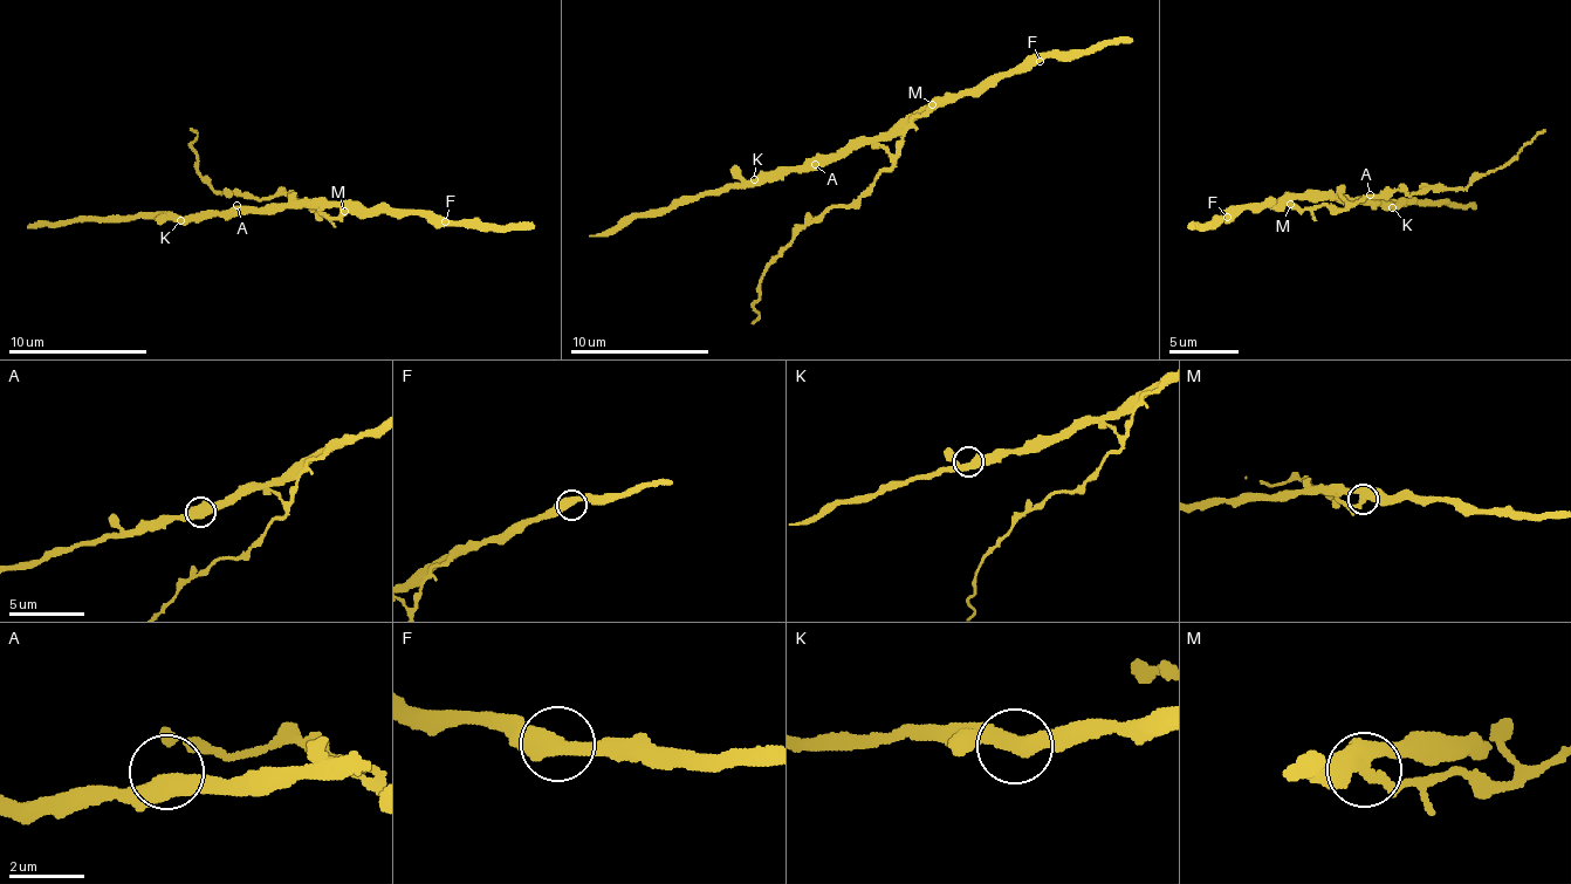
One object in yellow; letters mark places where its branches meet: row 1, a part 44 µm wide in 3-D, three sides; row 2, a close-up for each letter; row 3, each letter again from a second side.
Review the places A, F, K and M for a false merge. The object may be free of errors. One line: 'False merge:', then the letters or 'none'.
False merge: M

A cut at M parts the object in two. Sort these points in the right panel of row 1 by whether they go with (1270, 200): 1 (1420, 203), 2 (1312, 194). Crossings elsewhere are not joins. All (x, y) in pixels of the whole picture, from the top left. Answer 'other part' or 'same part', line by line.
1: same part
2: same part

